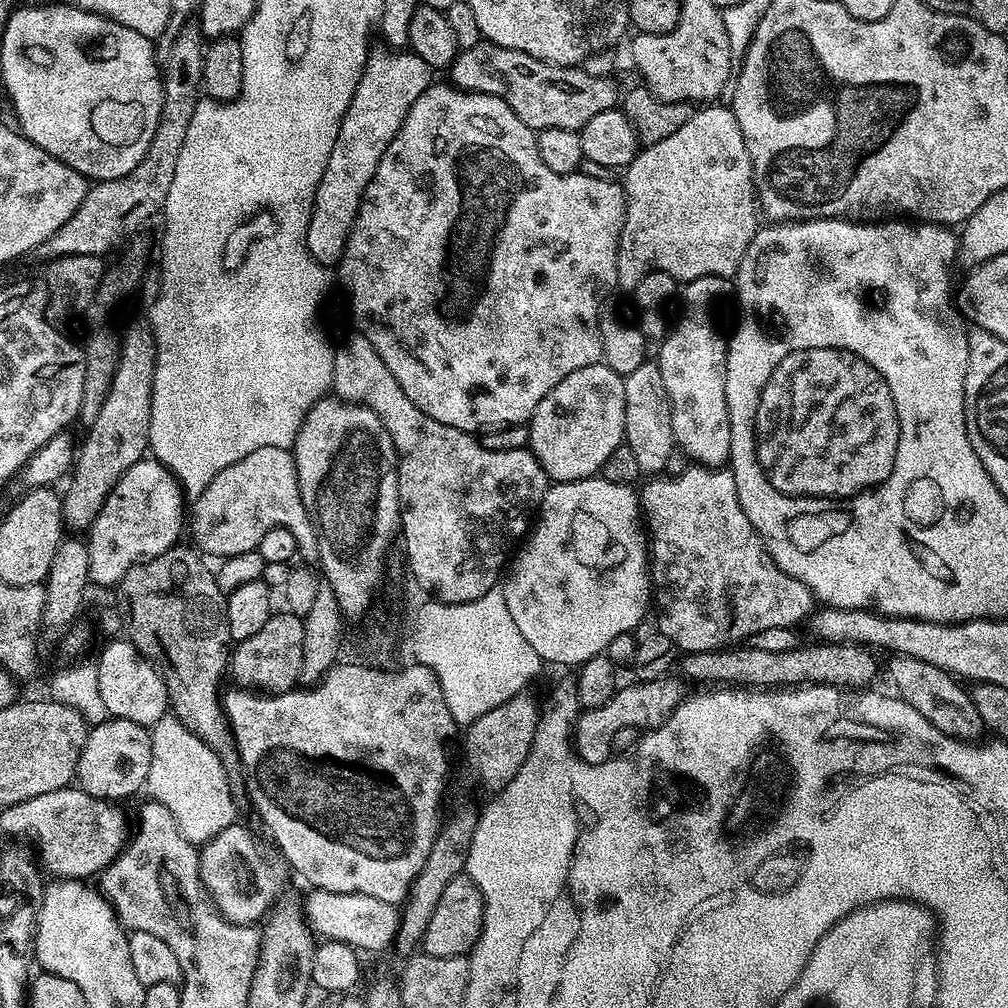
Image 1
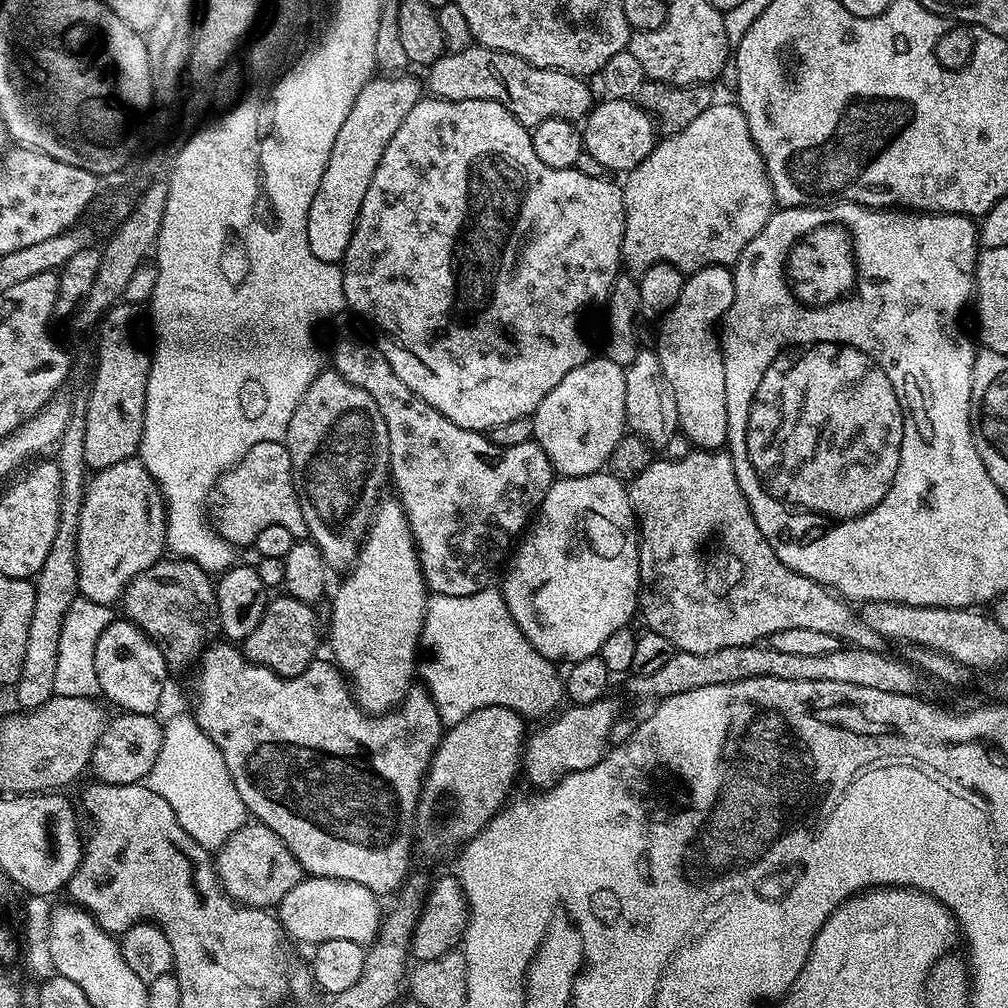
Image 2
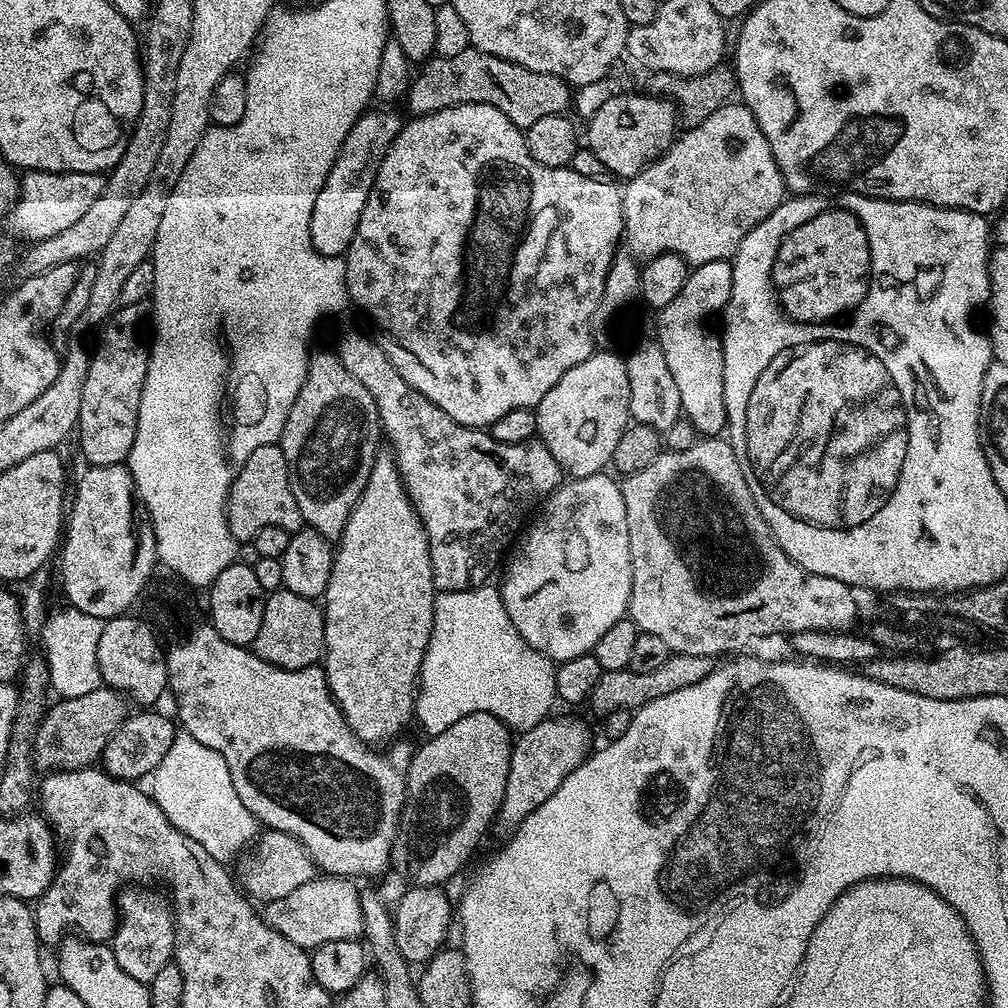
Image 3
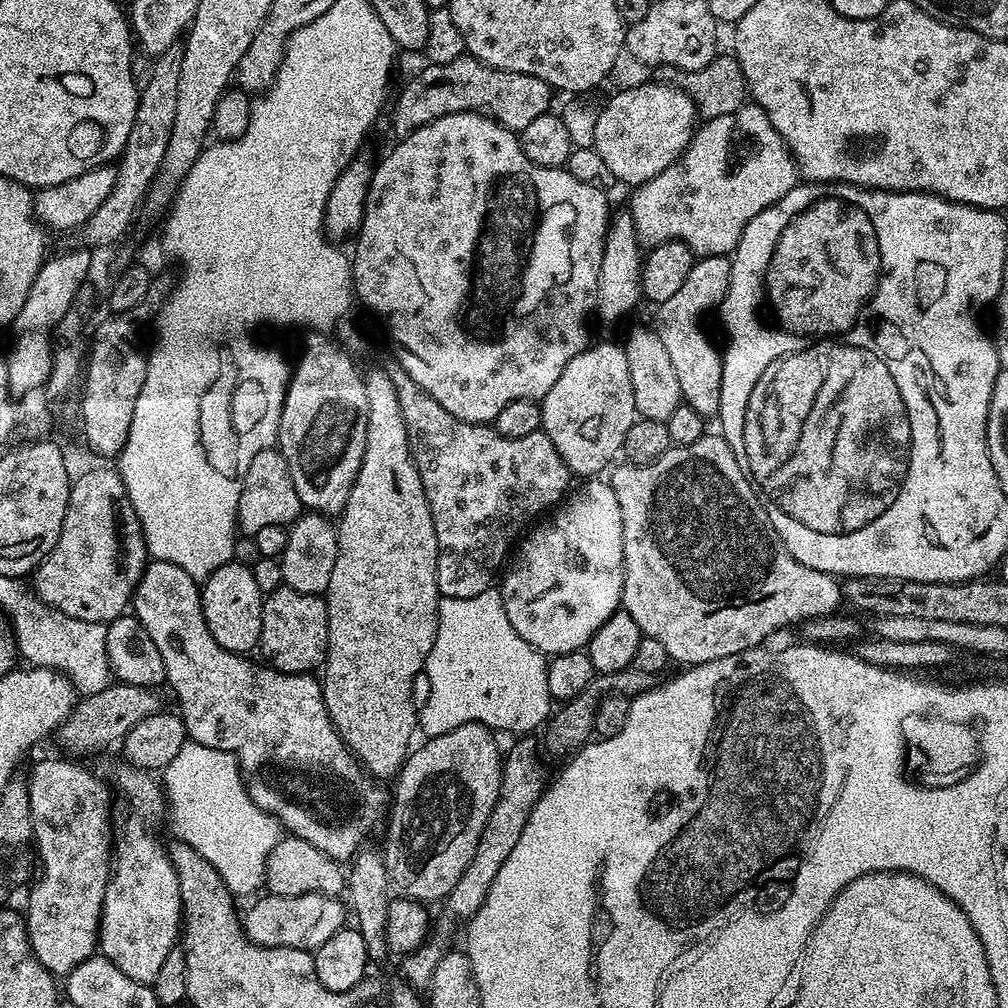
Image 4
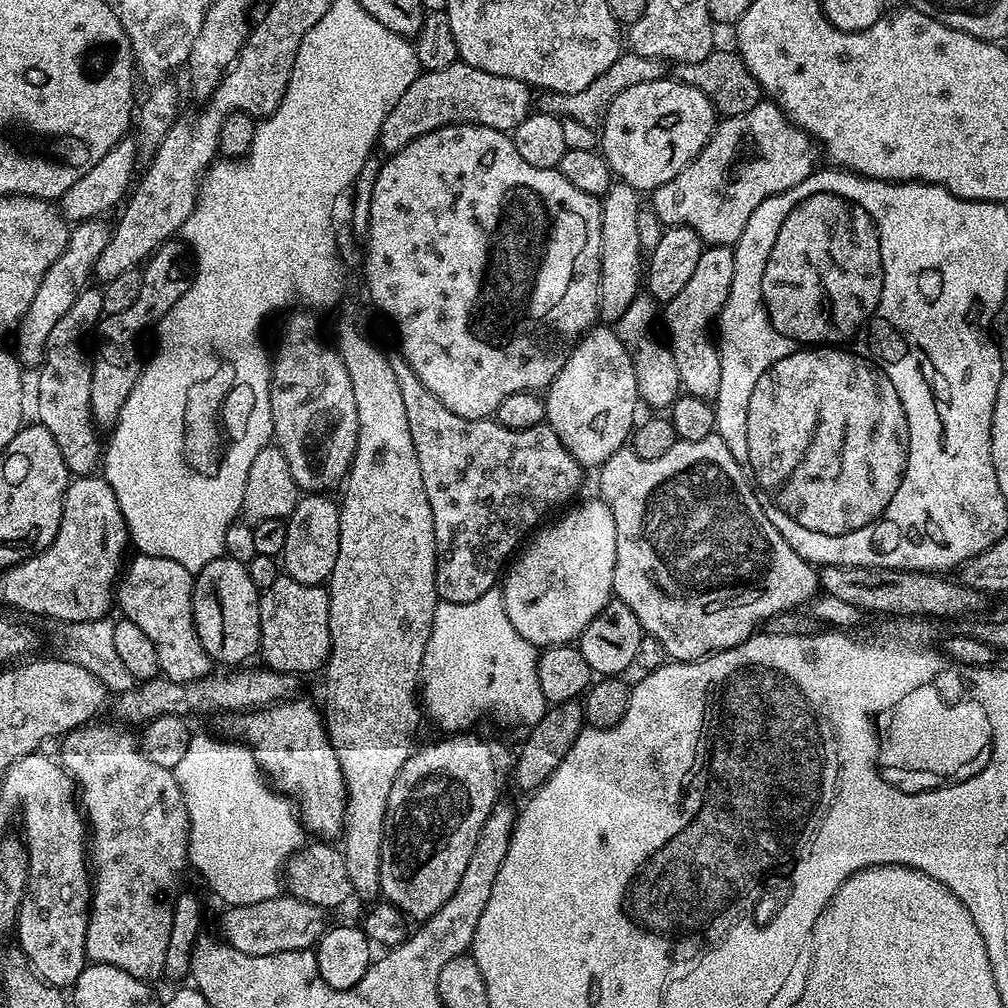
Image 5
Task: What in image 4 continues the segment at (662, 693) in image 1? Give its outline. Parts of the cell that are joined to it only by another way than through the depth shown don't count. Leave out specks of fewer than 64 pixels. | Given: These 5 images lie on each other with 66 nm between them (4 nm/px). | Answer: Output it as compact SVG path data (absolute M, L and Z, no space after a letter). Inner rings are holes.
M520 738L512 749L507 749L506 755L502 760L502 771L500 773L500 789L498 790L498 802L494 802L494 810L490 810L490 818L486 818L486 826L482 826L482 838L478 838L478 850L474 850L474 858L470 858L470 866L458 878L458 886L450 890L450 894L443 901L444 917L440 920L440 925L435 925L434 931L418 950L414 950L408 956L403 957L404 964L403 979L417 990L427 989L430 978L434 974L434 966L438 966L440 959L450 951L448 944L456 924L452 920L467 922L472 915L484 905L486 894L498 878L498 870L502 870L502 862L510 858L510 850L518 846L518 838L522 838L522 830L534 810L534 806L544 795L546 779L544 772L540 769L540 760L536 757L538 744L532 738Z

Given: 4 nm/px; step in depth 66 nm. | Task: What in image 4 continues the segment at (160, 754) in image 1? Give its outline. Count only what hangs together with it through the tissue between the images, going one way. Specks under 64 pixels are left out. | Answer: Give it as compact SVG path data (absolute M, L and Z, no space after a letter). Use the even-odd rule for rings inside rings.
M188 740L182 750L178 750L174 762L163 768L162 787L166 797L167 815L172 815L172 828L180 835L177 837L183 843L191 844L192 849L214 868L233 897L255 897L265 883L264 864L268 861L268 855L282 839L282 825L276 817L261 810L250 798L250 794L244 789L236 757L231 752L214 750L210 746Z

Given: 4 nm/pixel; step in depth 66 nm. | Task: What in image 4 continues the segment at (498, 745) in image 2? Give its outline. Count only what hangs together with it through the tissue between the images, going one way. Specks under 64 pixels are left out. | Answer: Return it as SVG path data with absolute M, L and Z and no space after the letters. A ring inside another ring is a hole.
M463 724L441 736L425 739L423 741L425 744L421 748L413 747L409 751L407 760L400 767L399 773L394 780L396 793L393 791L390 796L390 807L386 812L388 833L384 836L384 848L382 847L388 883L395 891L396 888L400 891L397 893L403 899L421 902L429 902L428 900L443 901L450 894L450 890L454 890L454 886L458 886L458 878L462 878L466 866L470 866L470 858L474 858L474 850L478 850L478 838L482 838L482 826L486 826L486 818L490 818L490 810L494 810L494 802L498 802L500 773L502 771L502 748L500 752L495 738L497 739L493 729L486 727L485 724Z

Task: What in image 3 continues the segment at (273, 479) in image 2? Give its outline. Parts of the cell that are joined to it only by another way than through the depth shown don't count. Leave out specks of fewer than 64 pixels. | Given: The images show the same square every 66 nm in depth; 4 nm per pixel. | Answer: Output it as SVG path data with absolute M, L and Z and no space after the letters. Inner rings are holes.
M279 443L258 446L258 450L254 450L250 458L246 458L246 462L232 480L226 511L228 529L237 542L251 542L261 524L277 524L290 533L300 531L302 521L298 502L294 498L292 477L288 475L288 463Z

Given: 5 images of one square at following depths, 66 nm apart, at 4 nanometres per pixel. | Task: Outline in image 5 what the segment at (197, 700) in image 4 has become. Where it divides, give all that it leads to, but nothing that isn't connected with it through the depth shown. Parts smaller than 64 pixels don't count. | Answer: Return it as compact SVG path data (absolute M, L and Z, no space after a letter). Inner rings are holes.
M139 554L133 555L133 560L127 561L126 567L123 569L122 575L116 585L116 591L114 593L115 603L118 608L121 608L123 619L134 622L134 626L139 626L140 629L147 634L150 638L150 642L154 642L154 650L158 654L158 666L160 667L159 675L166 680L173 680L174 682L190 682L191 680L200 680L204 676L209 675L213 671L214 662L206 654L206 650L202 646L202 642L198 638L196 633L196 627L194 626L194 618L192 617L192 585L194 583L193 573L186 570L186 566L178 566L178 562L170 562L170 558L154 558L153 556L142 556ZM300 699L283 700L281 704L250 712L221 715L219 735L239 738L252 749L256 765L266 774L271 787L294 798L298 815L305 829L316 835L313 837L336 838L341 835L346 811L344 775L328 740L321 709Z

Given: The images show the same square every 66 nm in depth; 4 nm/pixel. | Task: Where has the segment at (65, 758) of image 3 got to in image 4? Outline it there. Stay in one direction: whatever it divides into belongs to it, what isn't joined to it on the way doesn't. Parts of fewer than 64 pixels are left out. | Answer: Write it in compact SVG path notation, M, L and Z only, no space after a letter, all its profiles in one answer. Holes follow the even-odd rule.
M113 682L106 690L83 697L58 729L60 744L68 751L65 753L84 758L80 756L86 755L87 752L98 752L111 744L119 745L124 736L130 730L134 730L134 726L138 726L138 722L161 711L162 704L158 693L159 691L142 686Z

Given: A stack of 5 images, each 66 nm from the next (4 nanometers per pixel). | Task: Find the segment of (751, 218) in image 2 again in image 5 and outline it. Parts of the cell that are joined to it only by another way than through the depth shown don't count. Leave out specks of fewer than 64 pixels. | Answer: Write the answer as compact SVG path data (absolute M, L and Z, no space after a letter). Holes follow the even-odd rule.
M762 98L754 110L723 117L704 149L670 182L651 193L652 208L664 226L692 228L705 245L736 245L750 214L766 198L798 186L814 171L814 141L777 104Z

